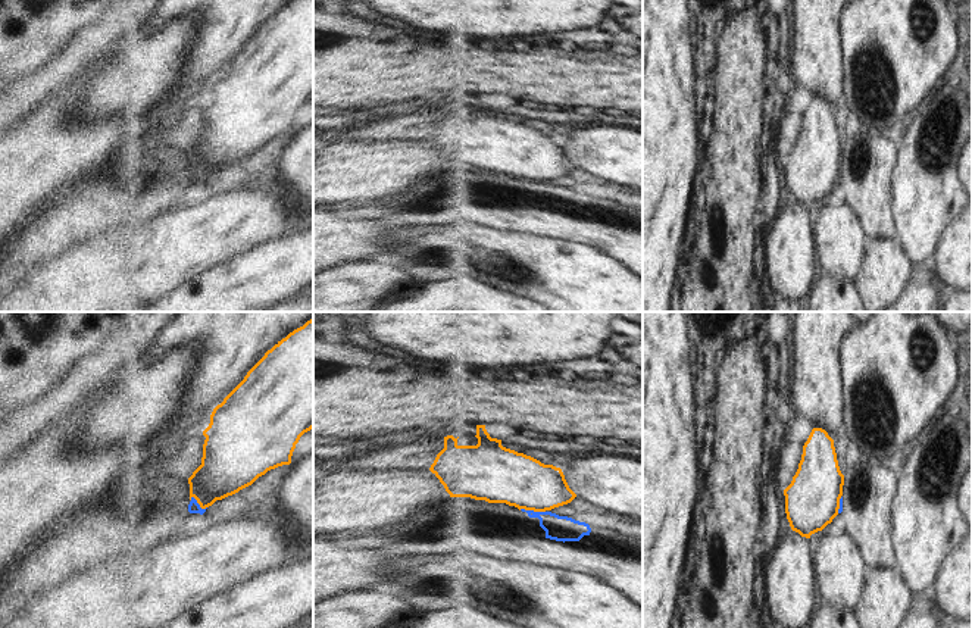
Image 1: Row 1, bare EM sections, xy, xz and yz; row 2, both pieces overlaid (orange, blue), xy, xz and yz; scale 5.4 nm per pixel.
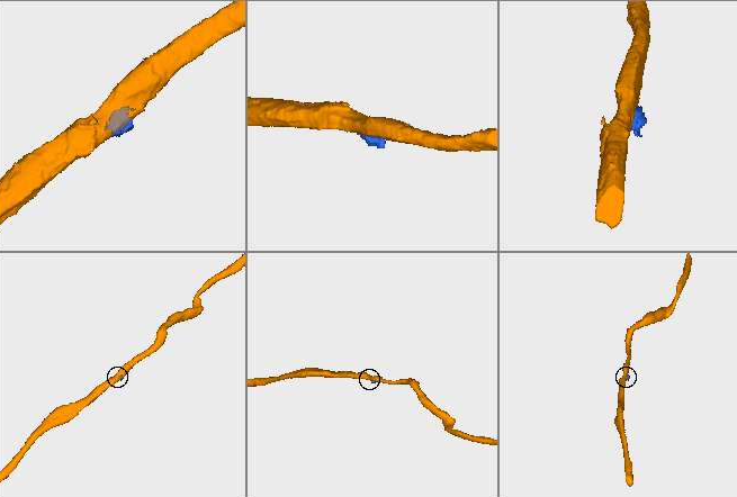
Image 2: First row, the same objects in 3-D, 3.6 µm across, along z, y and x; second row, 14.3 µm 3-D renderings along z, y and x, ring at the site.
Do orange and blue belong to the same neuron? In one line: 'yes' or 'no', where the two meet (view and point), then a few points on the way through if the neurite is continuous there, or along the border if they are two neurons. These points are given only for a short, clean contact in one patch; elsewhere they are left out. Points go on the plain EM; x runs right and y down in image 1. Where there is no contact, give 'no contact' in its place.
no | xz (533, 180)

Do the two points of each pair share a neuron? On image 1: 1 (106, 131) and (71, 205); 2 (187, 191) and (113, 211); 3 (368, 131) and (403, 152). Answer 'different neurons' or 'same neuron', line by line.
1: different neurons
2: same neuron
3: different neurons

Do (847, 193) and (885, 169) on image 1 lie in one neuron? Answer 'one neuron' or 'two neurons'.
one neuron

